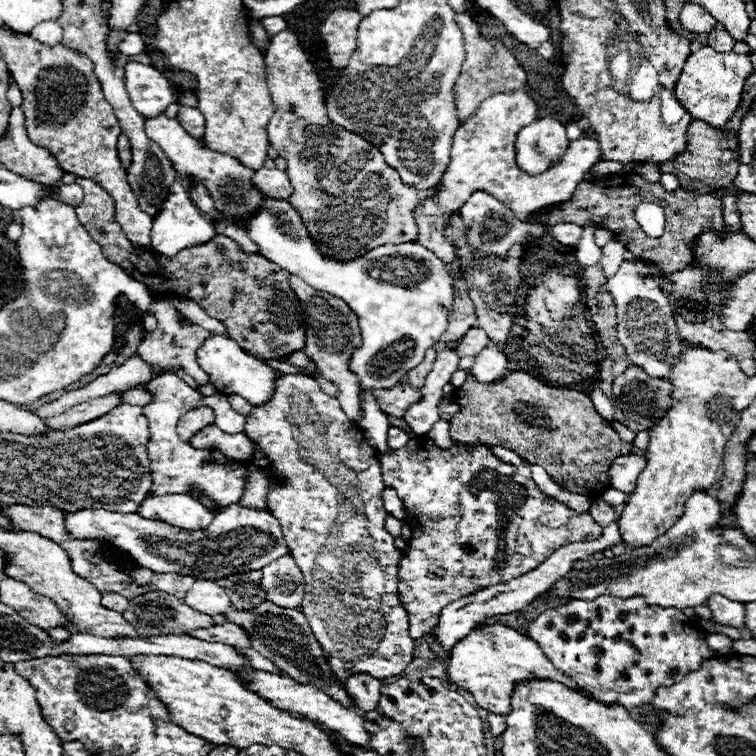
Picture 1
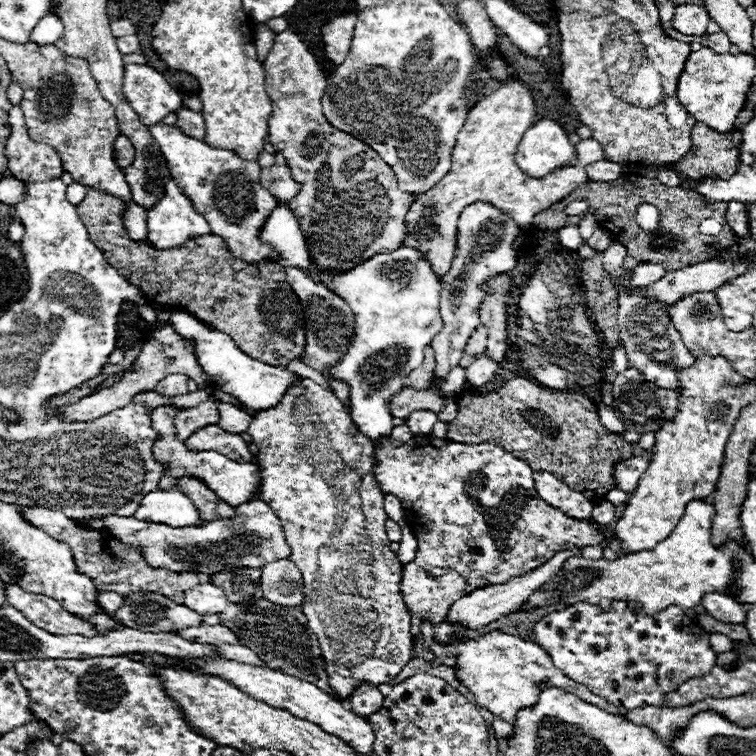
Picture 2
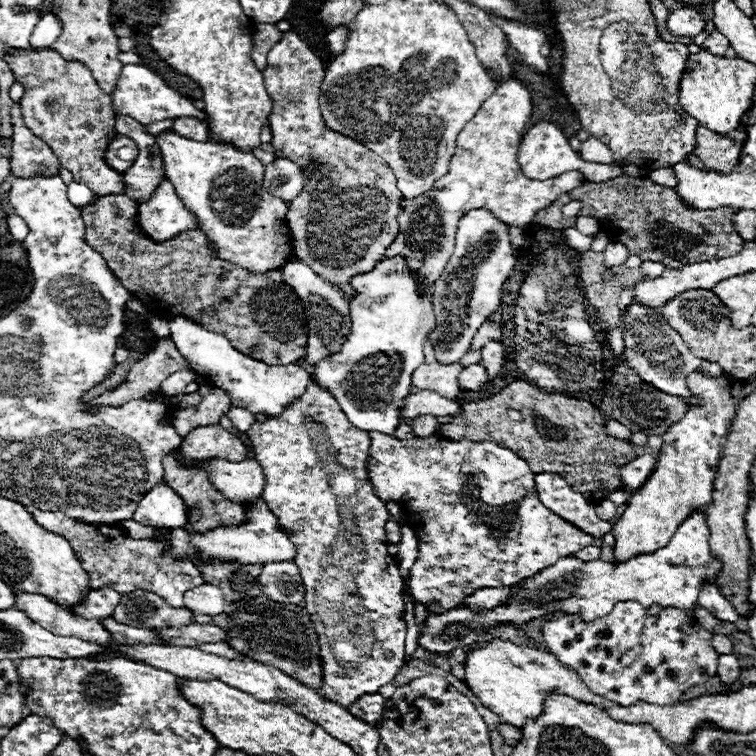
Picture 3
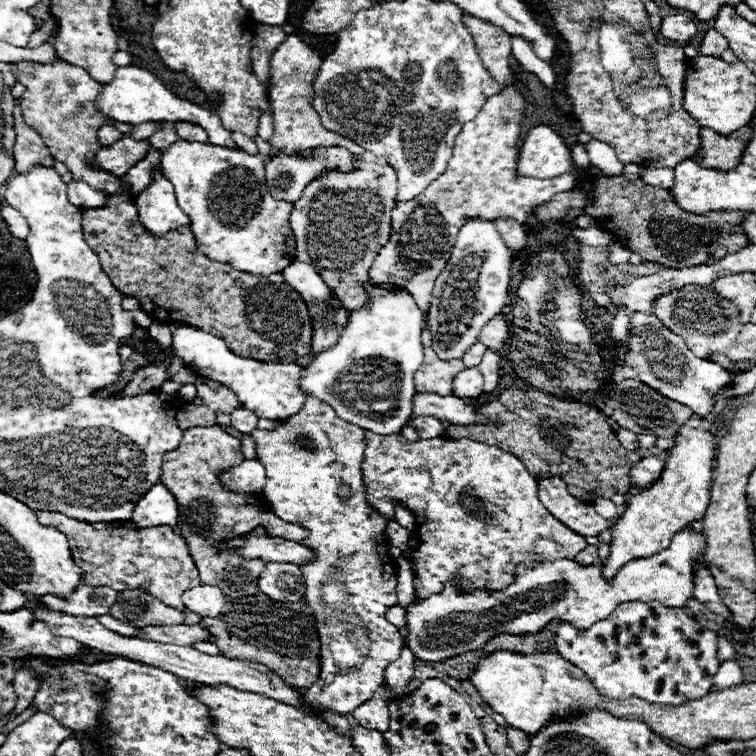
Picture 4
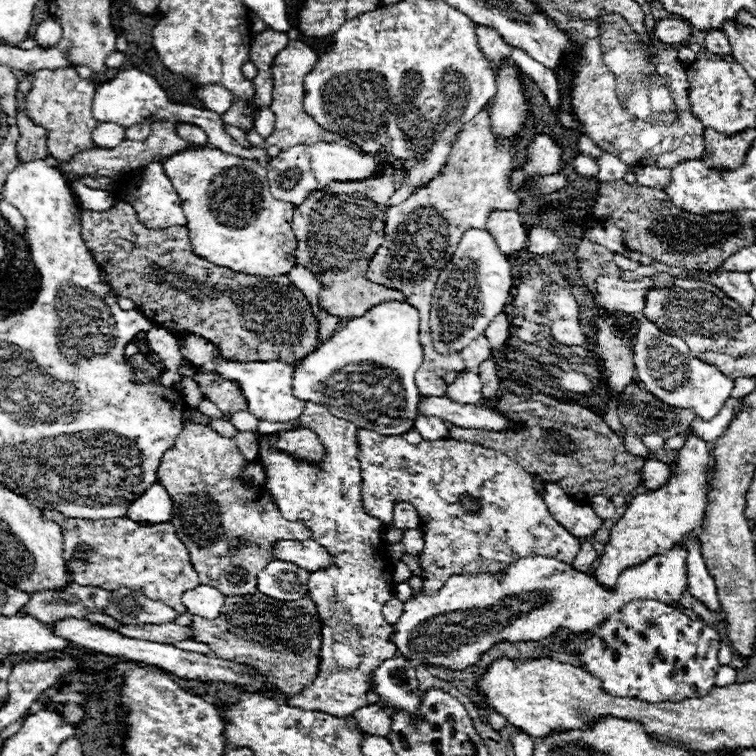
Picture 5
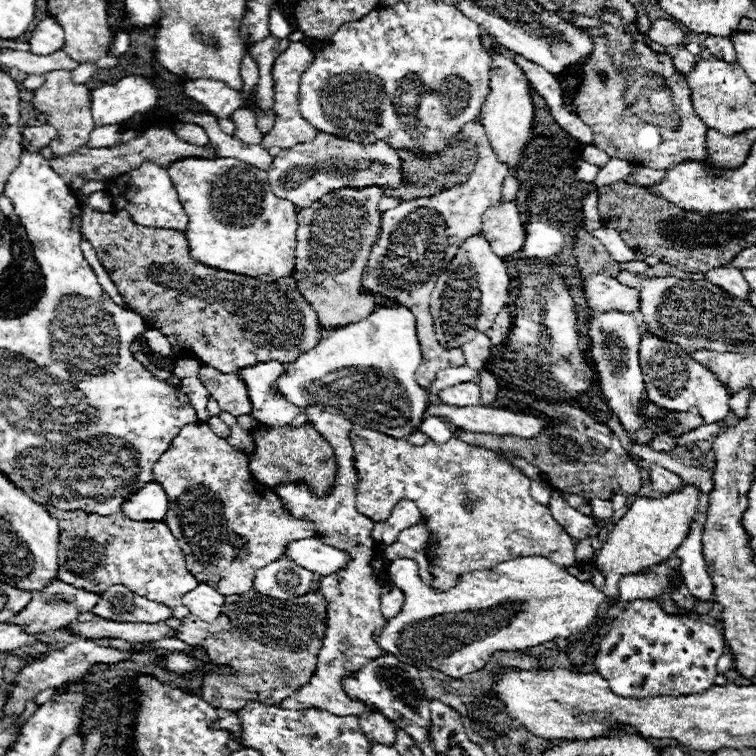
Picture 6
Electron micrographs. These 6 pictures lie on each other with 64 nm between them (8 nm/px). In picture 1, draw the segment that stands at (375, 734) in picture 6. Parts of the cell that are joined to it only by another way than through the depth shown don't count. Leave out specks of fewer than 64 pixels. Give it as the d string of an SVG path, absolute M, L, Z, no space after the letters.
M350 674L346 688L348 694L352 696L352 700L356 700L356 706L370 712L372 708L376 708L378 698L380 698L380 686L382 682L378 682L376 678L372 678L370 674Z

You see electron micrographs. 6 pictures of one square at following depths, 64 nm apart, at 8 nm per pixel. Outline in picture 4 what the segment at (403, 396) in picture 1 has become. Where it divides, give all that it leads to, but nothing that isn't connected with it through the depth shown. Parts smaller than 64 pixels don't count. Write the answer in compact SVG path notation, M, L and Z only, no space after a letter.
M420 392L412 400L412 418L416 416L434 416L444 418L454 424L474 424L482 422L480 414L474 414L472 406L456 396L438 396L430 392Z

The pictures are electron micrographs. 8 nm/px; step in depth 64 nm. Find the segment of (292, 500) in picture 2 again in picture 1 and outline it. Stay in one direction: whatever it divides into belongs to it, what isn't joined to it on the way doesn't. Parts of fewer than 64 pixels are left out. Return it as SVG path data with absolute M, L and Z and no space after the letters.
M304 374L278 376L270 400L254 406L246 416L244 434L262 448L272 460L270 470L282 478L282 484L268 492L268 510L280 522L290 554L300 564L306 582L306 596L300 608L308 616L308 624L334 674L342 682L348 680L348 672L368 672L378 680L402 674L412 662L414 640L408 634L408 612L398 600L398 560L402 554L396 550L392 534L384 528L384 480L376 450L362 436L360 428L348 420L338 400L324 394L318 382Z

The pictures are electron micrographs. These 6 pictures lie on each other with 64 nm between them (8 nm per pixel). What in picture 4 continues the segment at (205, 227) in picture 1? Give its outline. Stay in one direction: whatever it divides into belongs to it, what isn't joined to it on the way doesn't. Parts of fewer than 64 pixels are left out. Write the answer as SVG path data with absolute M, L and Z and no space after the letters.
M156 172L156 180L148 186L148 190L134 196L134 204L138 206L140 216L150 216L142 218L142 224L148 230L156 230L158 236L190 226L190 216L178 206L170 180L166 180L160 172Z

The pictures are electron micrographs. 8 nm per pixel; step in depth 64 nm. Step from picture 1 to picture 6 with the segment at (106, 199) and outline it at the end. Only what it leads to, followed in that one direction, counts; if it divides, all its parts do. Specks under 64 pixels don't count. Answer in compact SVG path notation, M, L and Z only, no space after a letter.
M82 208L82 236L96 250L102 266L110 274L128 308L138 312L150 328L158 328L172 342L174 350L182 352L182 356L196 354L206 366L218 368L220 372L232 372L256 362L292 362L322 340L318 316L298 292L298 286L290 276L252 278L204 266L190 256L186 232L138 226L132 222L132 216L126 210L96 212Z

